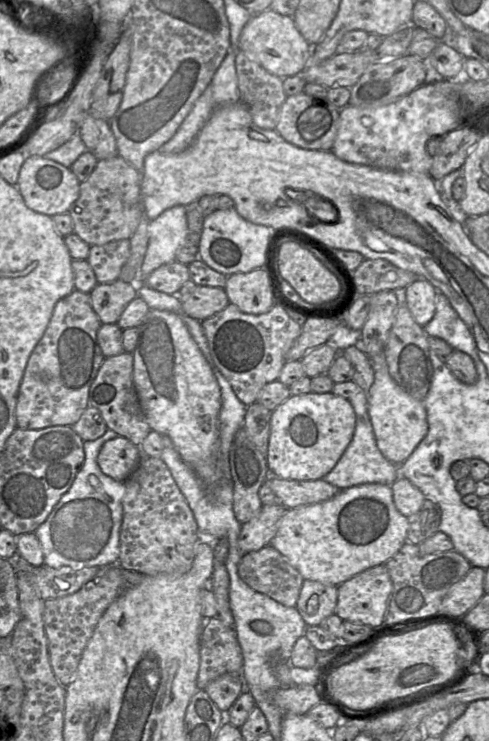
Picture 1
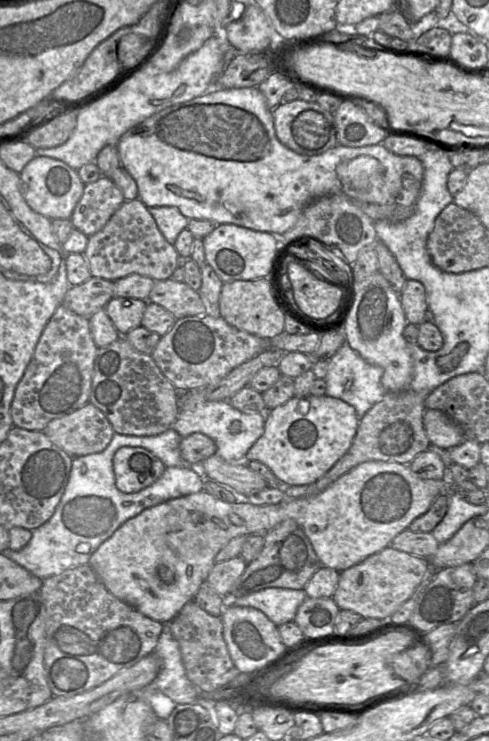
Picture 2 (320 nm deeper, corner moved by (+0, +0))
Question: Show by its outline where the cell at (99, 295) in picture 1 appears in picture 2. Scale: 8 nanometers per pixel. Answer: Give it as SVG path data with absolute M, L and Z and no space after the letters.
M112 298L105 311L121 336L141 326L142 317L148 301L131 298Z

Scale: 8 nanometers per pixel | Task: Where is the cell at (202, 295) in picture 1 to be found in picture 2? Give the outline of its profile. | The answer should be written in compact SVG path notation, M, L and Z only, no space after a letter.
M171 278L155 281L147 301L162 306L176 320L204 315L208 312L199 291L191 289L184 282L176 282Z

